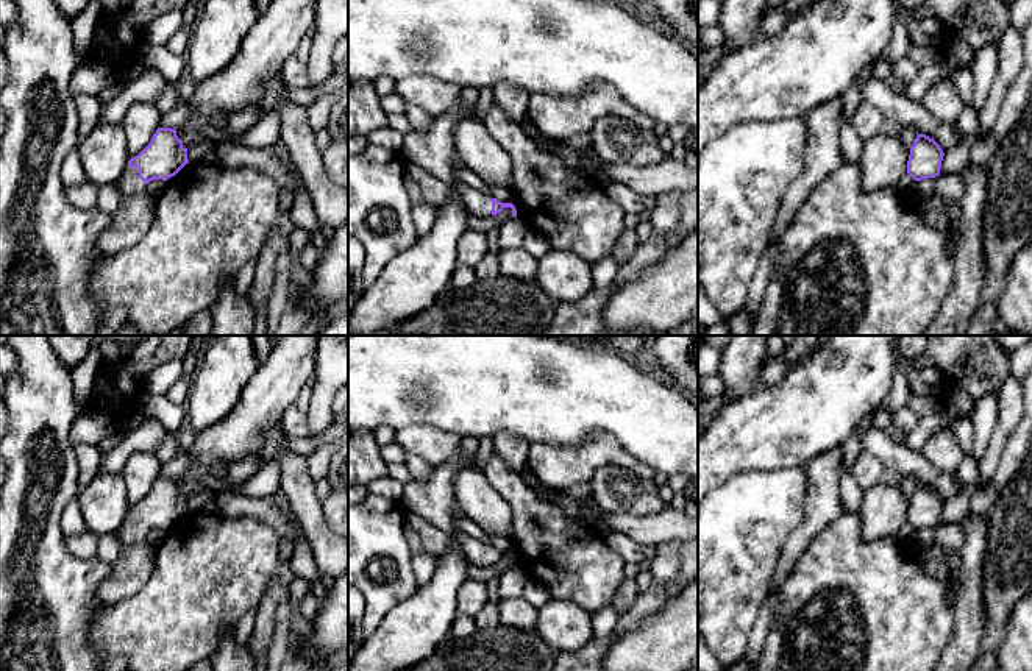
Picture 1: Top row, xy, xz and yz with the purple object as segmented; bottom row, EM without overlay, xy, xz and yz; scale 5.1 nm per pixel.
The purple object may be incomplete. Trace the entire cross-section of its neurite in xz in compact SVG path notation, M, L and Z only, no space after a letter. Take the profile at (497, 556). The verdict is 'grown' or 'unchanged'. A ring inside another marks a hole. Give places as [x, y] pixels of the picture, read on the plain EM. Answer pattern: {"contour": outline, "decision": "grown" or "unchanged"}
{"contour": "M461 531L457 532L457 540L467 560L475 566L496 565L504 557L511 557L512 566L517 566L517 559L512 552L501 552L496 548L492 548L489 543L472 538Z", "decision": "grown"}

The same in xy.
{"contour": "M158 478L150 493L128 510L128 517L116 532L122 552L97 590L100 602L117 604L145 585L156 560L155 548L145 543L147 534L153 529L167 531L186 513L189 513L187 498L183 496L176 479Z", "decision": "grown"}

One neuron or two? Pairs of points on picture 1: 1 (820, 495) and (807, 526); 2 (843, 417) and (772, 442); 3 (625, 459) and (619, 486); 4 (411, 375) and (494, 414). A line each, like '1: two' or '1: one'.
1: one
2: one
3: two
4: one

